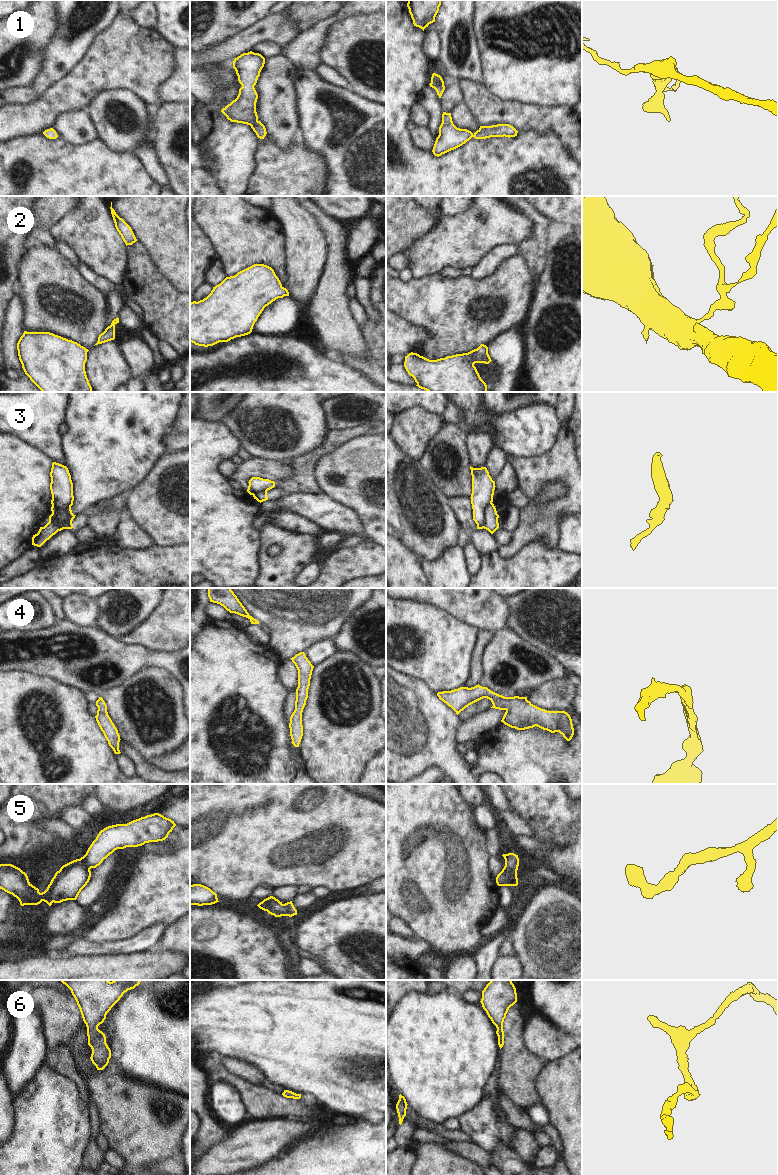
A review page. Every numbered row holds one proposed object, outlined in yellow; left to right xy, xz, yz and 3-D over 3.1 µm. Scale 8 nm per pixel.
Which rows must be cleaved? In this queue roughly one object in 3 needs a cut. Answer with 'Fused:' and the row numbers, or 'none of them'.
Fused: 3

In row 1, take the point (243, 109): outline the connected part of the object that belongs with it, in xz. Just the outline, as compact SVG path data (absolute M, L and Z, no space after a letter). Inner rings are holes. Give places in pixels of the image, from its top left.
M252 51L234 59L233 68L242 87L239 89L237 98L221 110L231 122L250 125L260 139L264 139L267 132L265 126L258 120L256 112L258 94L254 86L264 64L265 58Z

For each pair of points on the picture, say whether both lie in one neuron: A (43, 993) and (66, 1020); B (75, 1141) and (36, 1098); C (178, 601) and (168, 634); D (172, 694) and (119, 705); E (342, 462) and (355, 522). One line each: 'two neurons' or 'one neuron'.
A: one neuron
B: one neuron
C: one neuron
D: one neuron
E: two neurons

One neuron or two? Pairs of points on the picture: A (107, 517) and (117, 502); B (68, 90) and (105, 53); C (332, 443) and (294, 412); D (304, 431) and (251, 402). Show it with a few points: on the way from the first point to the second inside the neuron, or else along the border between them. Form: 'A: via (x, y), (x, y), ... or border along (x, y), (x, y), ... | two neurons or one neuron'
A: via (108, 513), (115, 506) | one neuron
B: via (77, 81), (96, 62) | one neuron
C: border along (328, 431), (325, 439), (318, 446), (306, 452) | two neurons
D: via (295, 416), (290, 409), (280, 404), (266, 404) | one neuron

